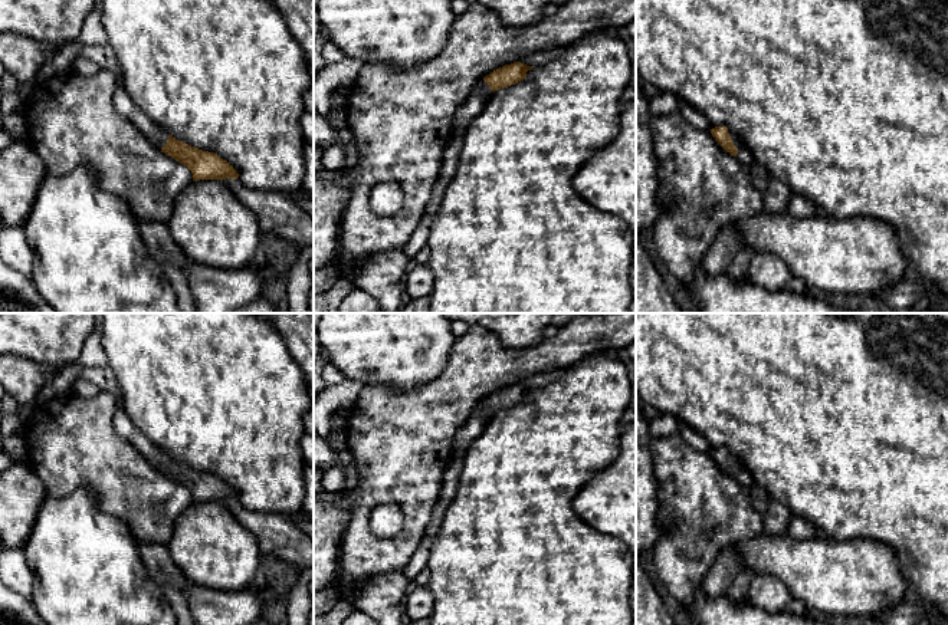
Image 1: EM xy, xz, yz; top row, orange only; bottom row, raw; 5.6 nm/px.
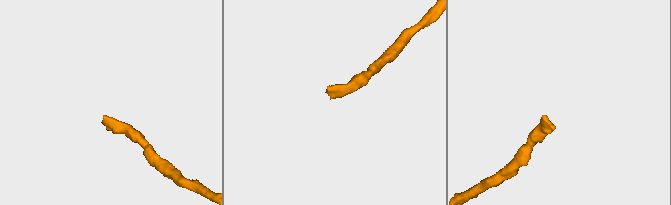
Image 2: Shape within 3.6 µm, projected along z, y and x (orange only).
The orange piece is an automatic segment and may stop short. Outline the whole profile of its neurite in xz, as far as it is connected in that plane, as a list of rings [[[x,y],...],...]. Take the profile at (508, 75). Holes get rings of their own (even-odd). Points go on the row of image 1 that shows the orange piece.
[[[521,62],[505,65],[480,79],[468,101],[457,109],[453,118],[453,136],[463,136],[470,122],[482,112],[495,91],[508,88],[525,79],[527,72],[535,66]]]

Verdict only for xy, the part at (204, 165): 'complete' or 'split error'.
split error

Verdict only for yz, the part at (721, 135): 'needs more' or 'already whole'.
needs more

